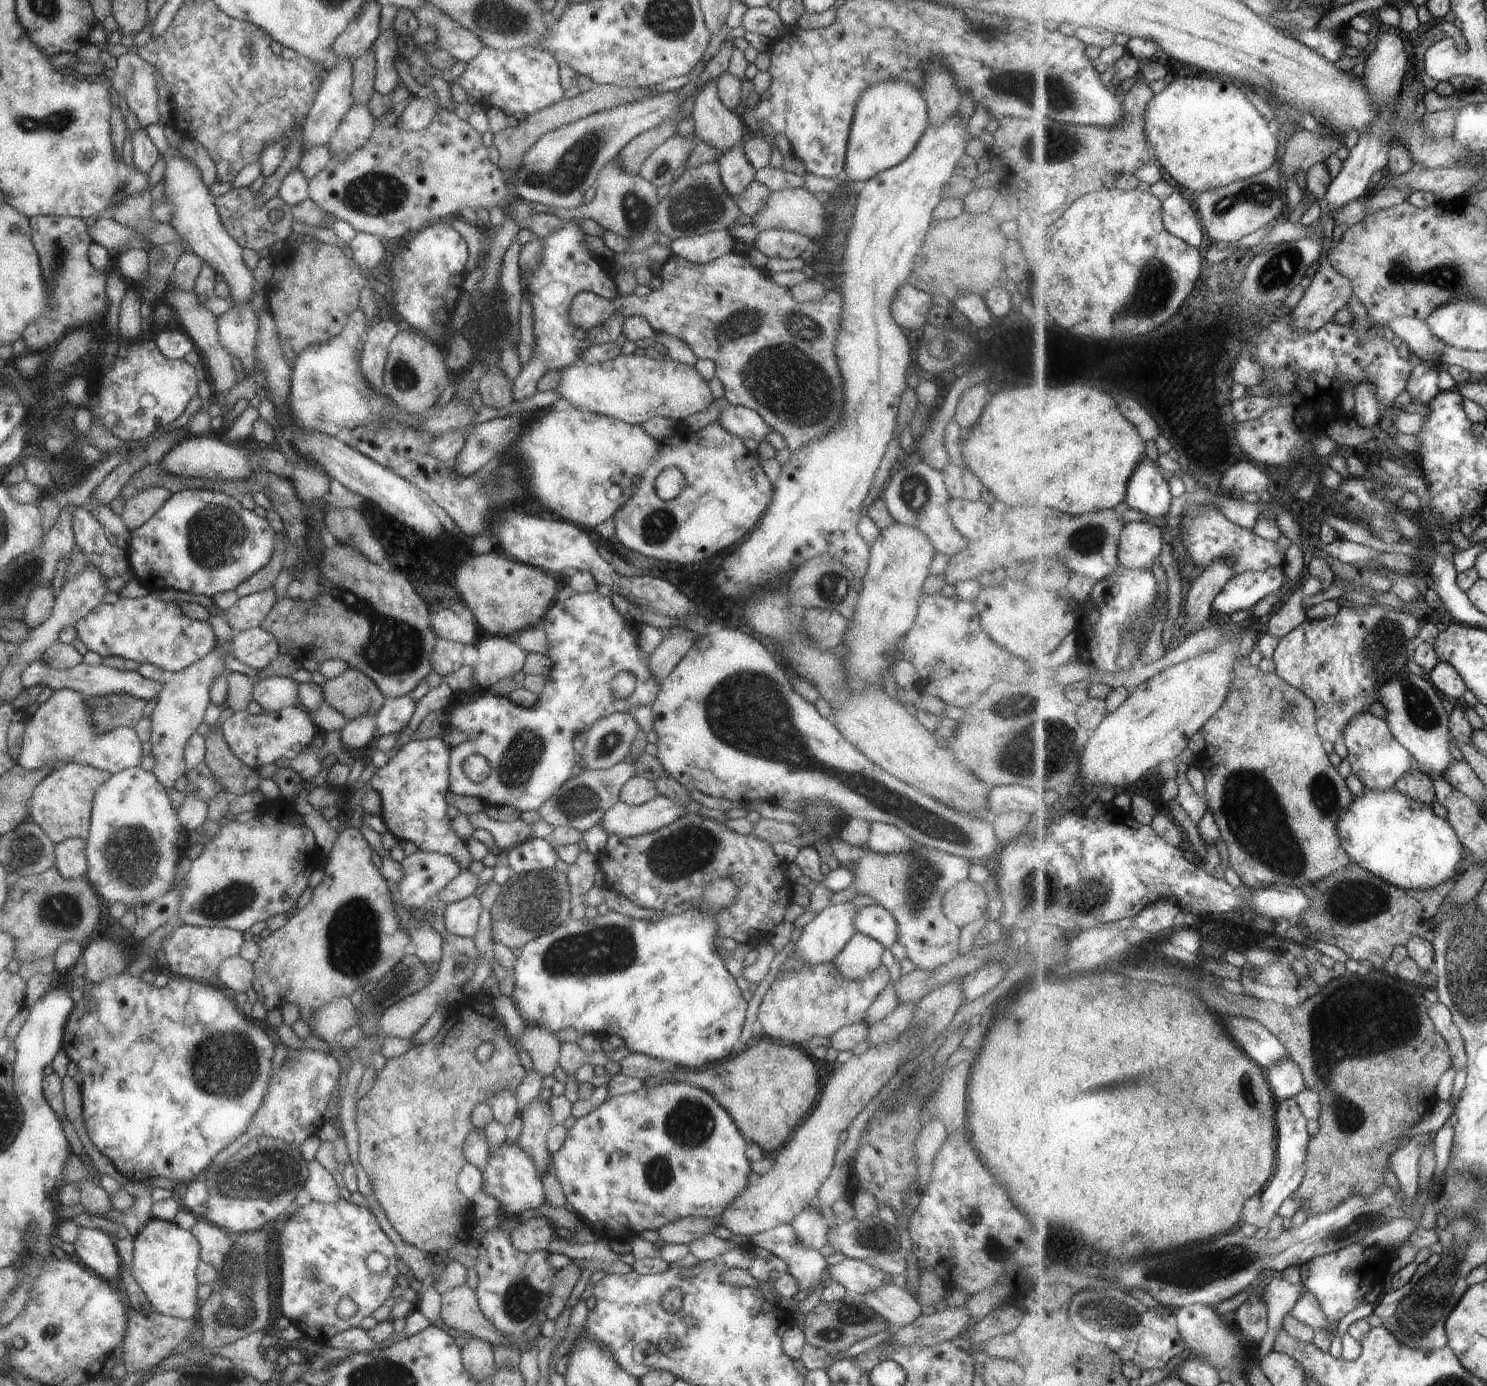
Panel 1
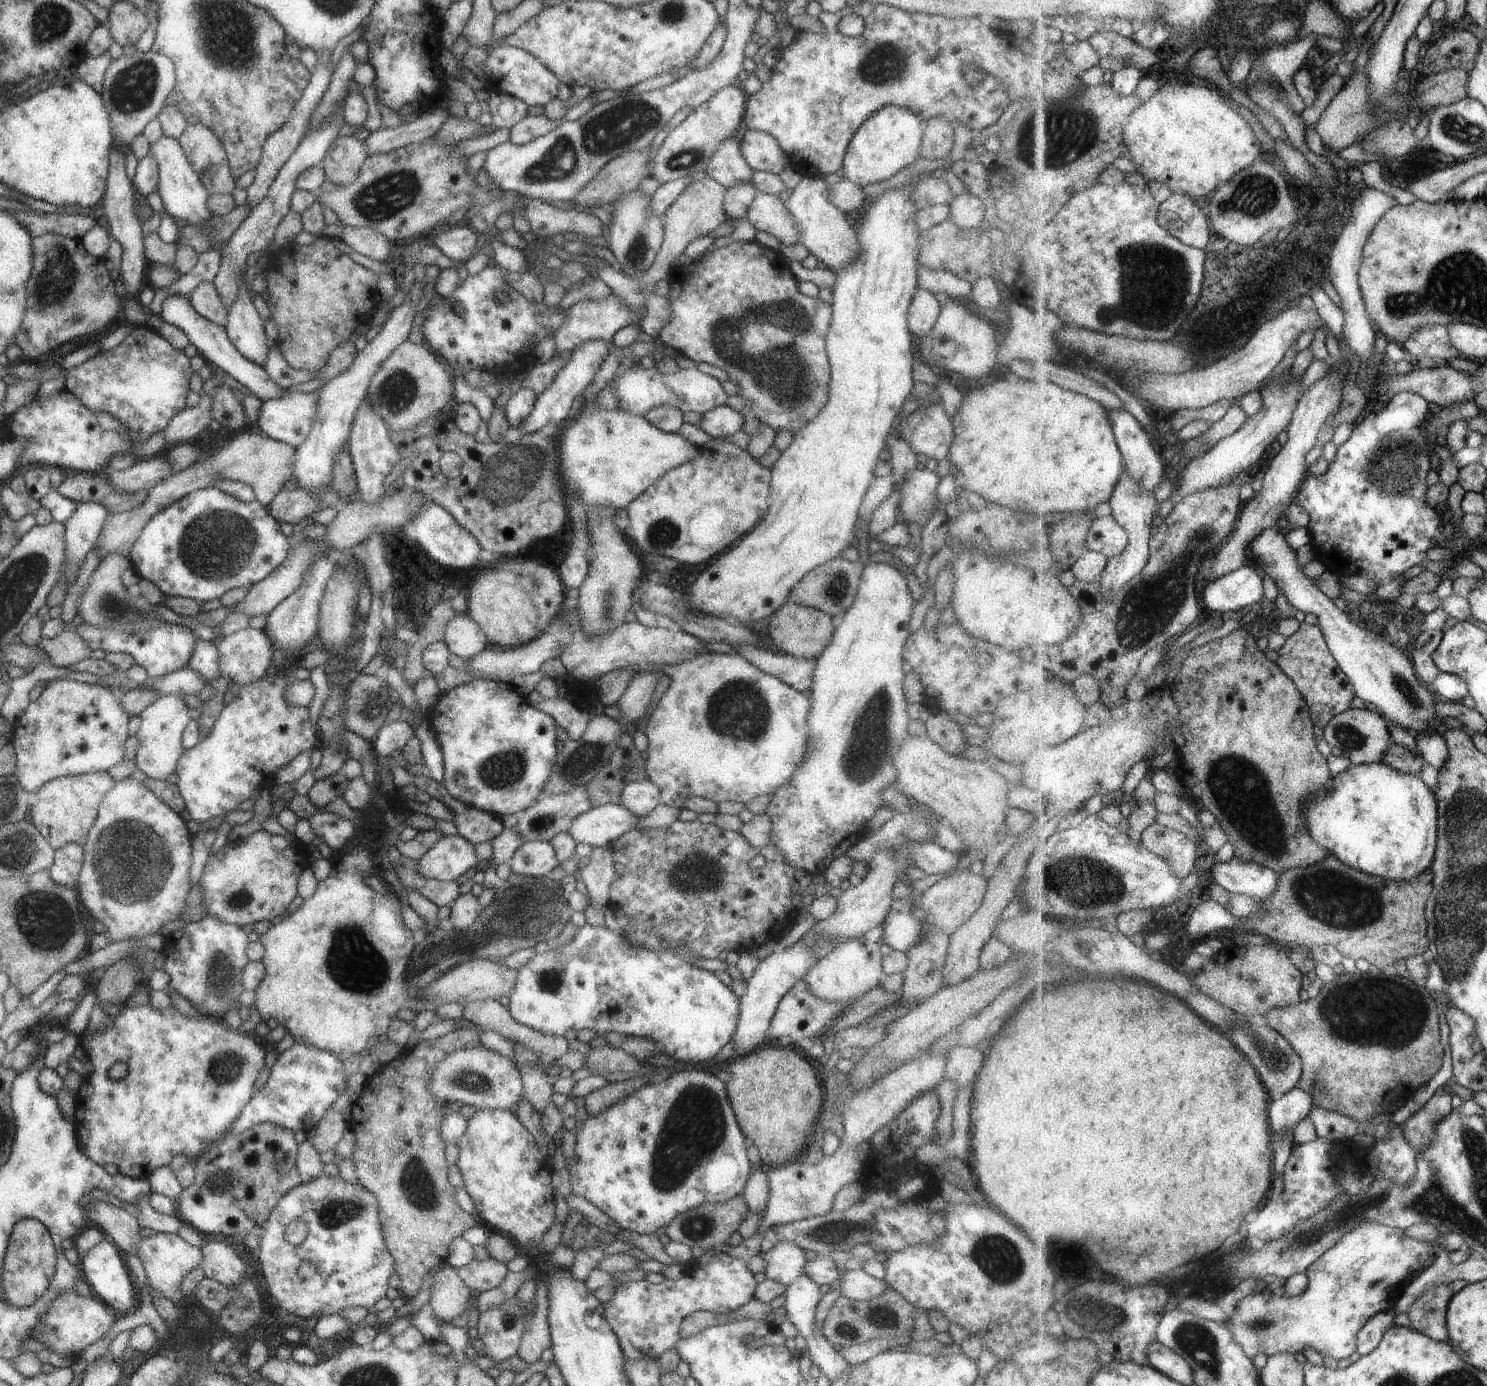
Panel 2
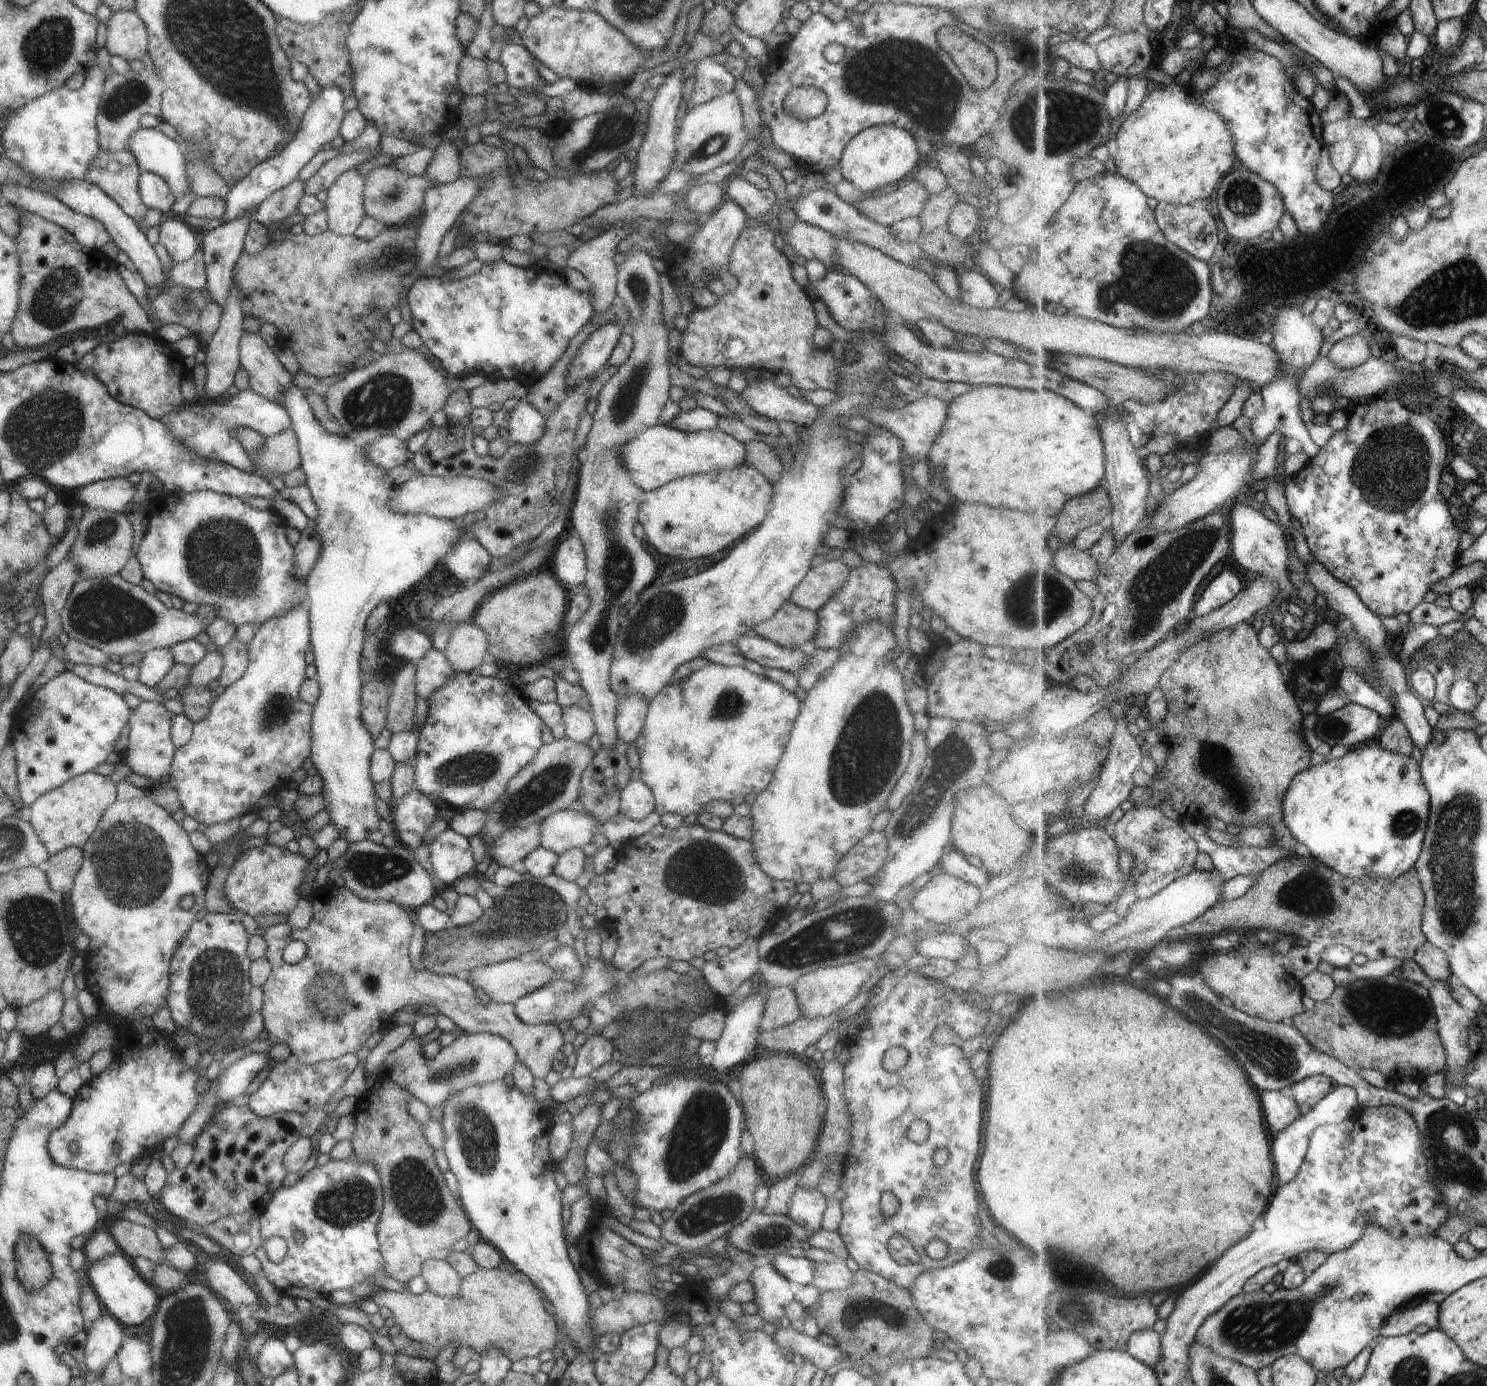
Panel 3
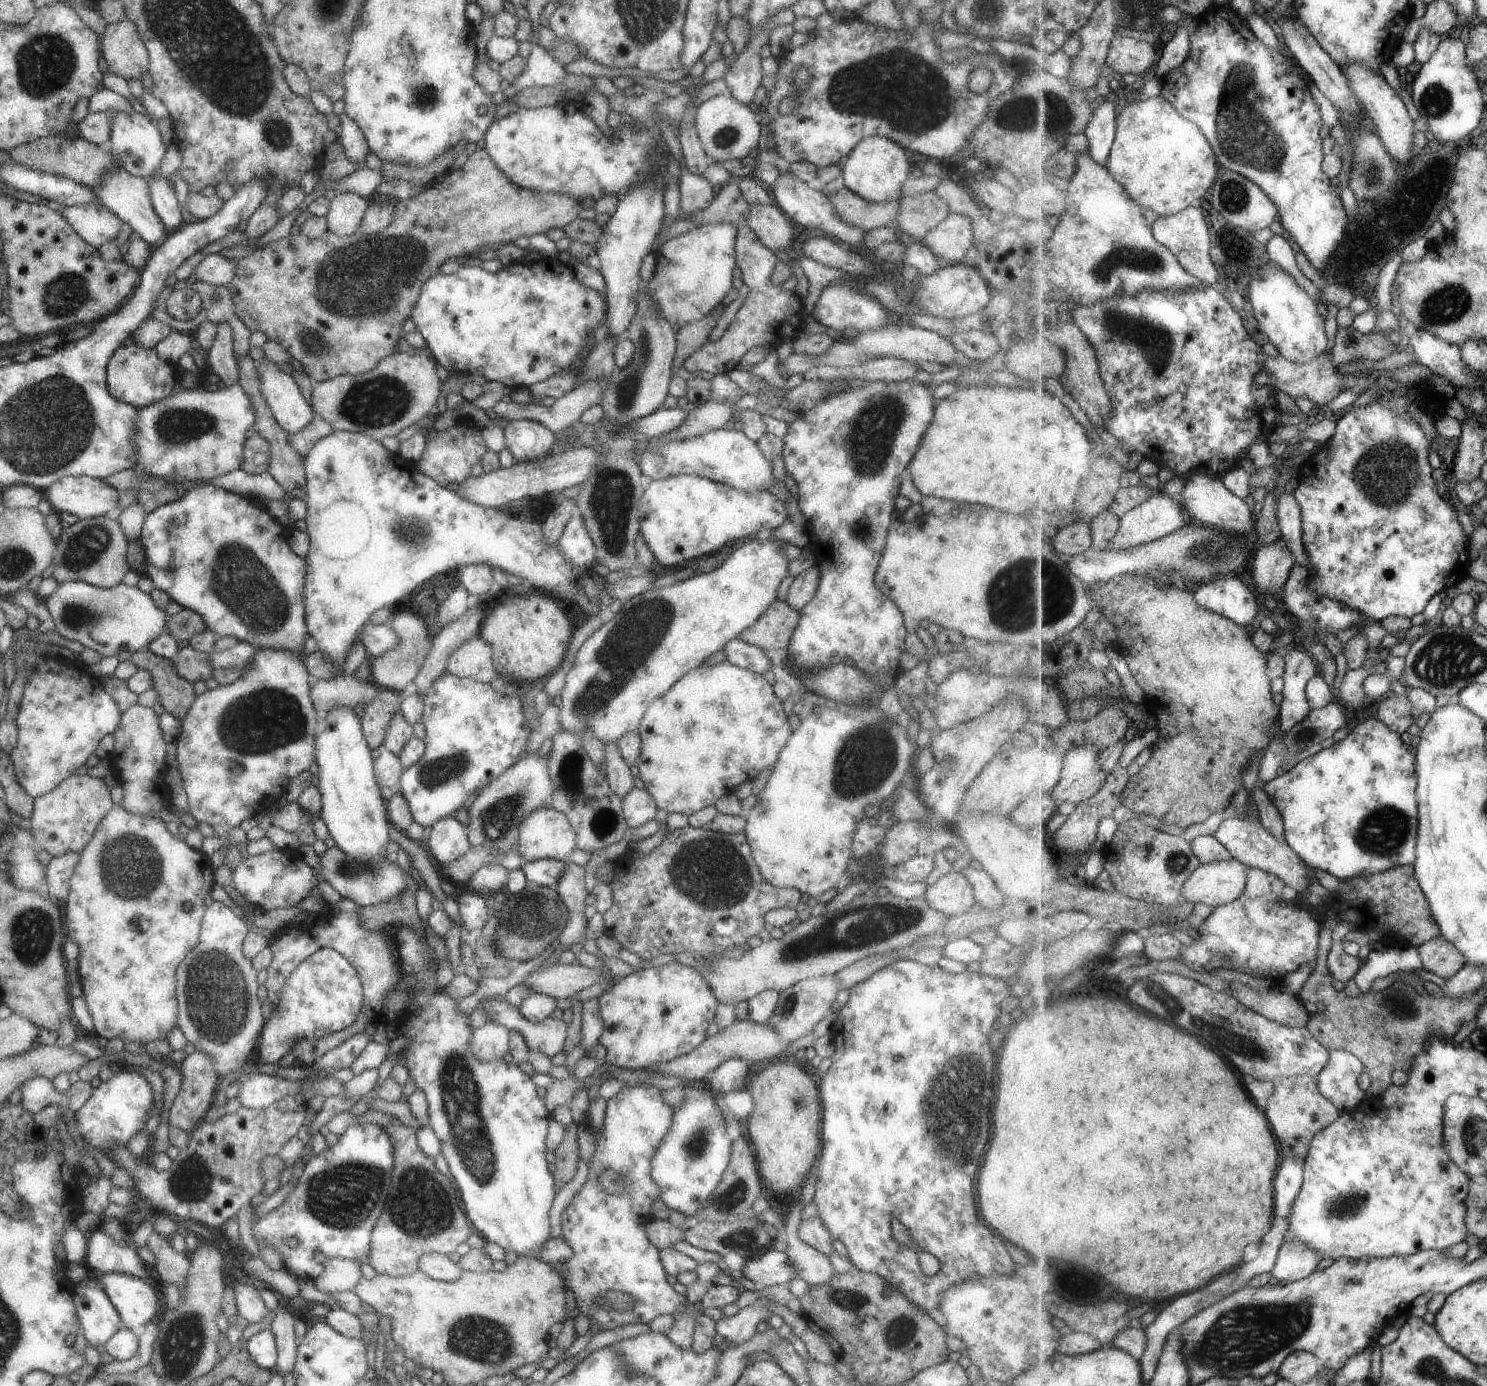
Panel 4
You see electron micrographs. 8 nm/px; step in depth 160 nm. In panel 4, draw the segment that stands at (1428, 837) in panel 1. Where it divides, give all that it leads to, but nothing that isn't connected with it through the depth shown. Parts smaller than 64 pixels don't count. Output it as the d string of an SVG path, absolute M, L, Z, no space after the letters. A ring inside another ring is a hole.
M1359 717L1344 739L1335 742L1333 746L1321 750L1312 757L1299 761L1280 778L1269 781L1268 786L1275 806L1283 815L1286 842L1313 870L1323 870L1347 881L1355 877L1370 877L1372 874L1382 873L1397 867L1414 866L1416 863L1418 859L1418 826L1420 825L1419 802L1416 793L1418 787L1416 751L1403 744L1400 734L1387 726L1385 721L1379 718Z

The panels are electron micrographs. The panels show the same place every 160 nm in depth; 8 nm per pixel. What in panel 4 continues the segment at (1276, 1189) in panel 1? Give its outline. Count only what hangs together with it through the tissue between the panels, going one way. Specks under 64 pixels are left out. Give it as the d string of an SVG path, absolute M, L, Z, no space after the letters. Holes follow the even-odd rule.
M1349 1049L1330 1051L1328 1065L1317 1076L1320 1091L1342 1112L1355 1110L1369 1098L1359 1086L1359 1076L1365 1071L1364 1062Z

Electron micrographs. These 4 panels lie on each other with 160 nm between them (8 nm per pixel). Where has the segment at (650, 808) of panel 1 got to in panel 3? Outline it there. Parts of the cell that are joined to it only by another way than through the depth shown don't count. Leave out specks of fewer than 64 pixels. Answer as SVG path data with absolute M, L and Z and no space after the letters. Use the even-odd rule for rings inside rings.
M561 809L540 821L537 846L556 855L569 849L580 849L590 842L599 826L592 816Z

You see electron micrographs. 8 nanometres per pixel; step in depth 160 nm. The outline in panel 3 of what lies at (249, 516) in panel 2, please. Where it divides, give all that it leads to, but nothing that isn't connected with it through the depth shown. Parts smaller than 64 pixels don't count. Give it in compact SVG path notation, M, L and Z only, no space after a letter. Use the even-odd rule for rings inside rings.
M208 491L166 492L147 502L147 528L134 557L143 578L156 588L178 596L183 602L215 608L215 618L223 618L236 627L259 626L302 601L304 584L294 577L294 552L287 542L284 520L273 510L246 506L240 498Z

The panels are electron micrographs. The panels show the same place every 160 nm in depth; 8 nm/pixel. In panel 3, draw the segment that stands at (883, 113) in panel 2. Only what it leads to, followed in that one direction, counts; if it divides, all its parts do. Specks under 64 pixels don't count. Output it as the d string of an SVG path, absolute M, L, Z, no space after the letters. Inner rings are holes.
M890 124L873 125L859 131L843 147L838 160L842 178L862 193L872 193L883 187L896 186L919 165L915 138L901 127Z

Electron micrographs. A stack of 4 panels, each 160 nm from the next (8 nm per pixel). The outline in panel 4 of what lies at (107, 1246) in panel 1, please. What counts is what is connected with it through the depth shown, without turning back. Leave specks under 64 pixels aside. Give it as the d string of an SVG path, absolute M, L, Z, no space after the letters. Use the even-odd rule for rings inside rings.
M103 1273L98 1280L125 1328L134 1329L156 1316L155 1288L121 1273Z

